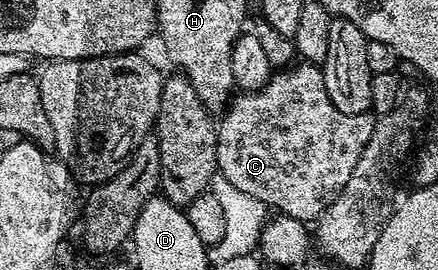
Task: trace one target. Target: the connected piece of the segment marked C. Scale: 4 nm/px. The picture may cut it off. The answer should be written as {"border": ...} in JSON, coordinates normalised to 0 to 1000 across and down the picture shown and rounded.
{"border":[[[692,226],[632,259],[598,330],[541,348],[507,437],[511,444],[500,444],[493,478],[500,659],[525,670],[534,700],[598,744],[623,785],[687,819],[728,811],[731,793],[774,730],[858,470],[858,441],[847,422],[792,426],[763,404],[740,326],[737,259],[719,233]]]}

